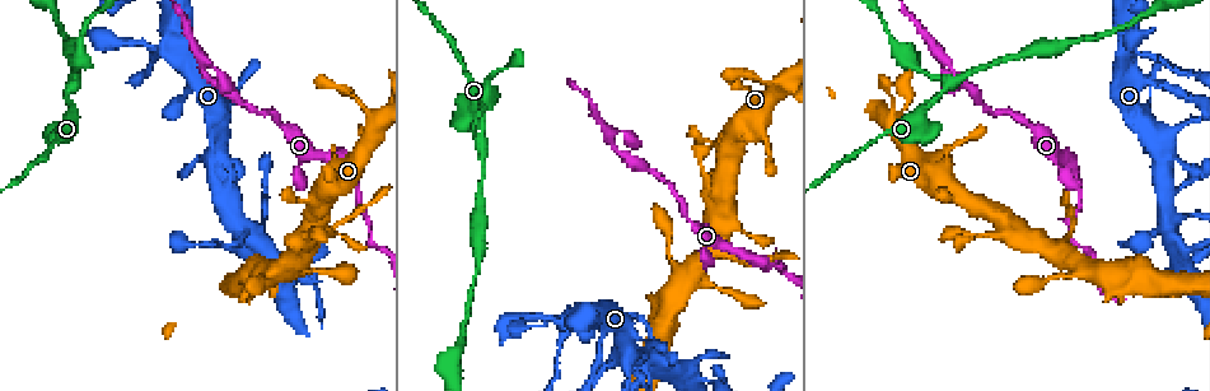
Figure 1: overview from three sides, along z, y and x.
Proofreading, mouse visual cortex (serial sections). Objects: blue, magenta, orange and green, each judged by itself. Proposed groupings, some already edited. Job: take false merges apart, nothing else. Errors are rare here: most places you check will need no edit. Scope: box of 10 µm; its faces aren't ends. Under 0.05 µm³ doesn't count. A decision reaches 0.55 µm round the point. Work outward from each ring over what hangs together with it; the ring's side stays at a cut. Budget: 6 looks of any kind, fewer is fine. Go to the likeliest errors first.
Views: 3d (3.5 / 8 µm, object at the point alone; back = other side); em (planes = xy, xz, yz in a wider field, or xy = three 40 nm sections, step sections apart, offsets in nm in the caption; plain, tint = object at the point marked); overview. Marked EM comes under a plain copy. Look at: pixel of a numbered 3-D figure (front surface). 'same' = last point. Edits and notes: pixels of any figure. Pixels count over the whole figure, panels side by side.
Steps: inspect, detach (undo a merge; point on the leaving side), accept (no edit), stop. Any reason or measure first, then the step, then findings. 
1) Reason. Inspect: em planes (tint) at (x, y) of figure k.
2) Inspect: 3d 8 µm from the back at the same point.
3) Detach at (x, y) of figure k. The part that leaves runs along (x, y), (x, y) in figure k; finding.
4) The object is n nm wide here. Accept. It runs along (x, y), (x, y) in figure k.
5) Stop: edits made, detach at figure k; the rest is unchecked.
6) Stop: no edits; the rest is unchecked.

Calibre changes. Inspect: 3d 8 µm from the back at (1078, 176) of figure 1.

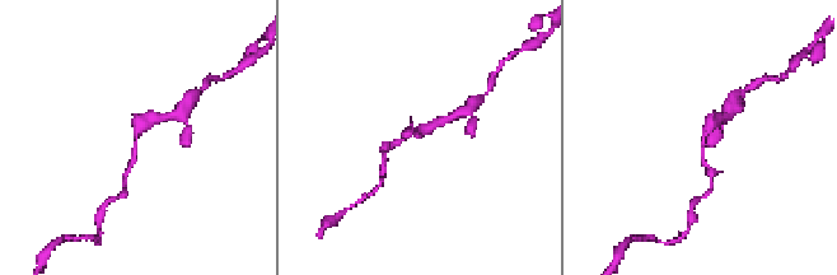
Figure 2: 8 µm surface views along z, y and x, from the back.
Inspect: 3d 3.5 µm at the same point.

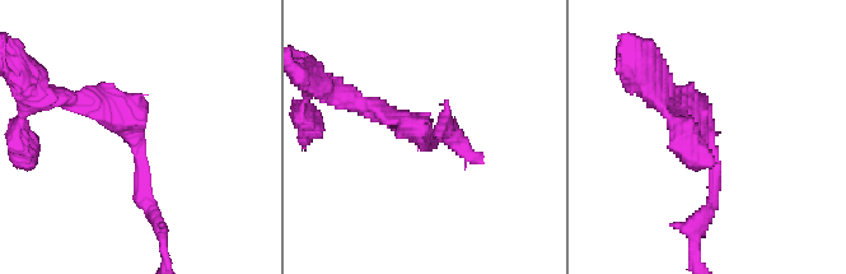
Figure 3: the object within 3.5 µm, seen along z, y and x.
Shape alone is not enough. Inspect: em planes (tint) at (418, 141) of figure 3.

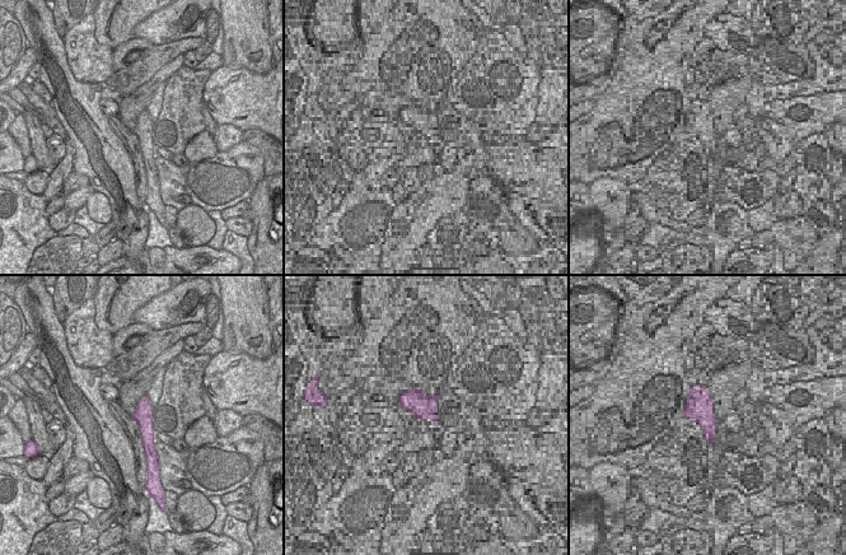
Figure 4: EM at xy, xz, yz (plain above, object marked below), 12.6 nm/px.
Accept. It runs along (76, 101), (135, 133), (155, 218) in figure 3; continuous, no second cell.

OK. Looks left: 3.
Side arm on a straight run. Inspect: 3d 3.5 µm at (949, 86) of figure 1.

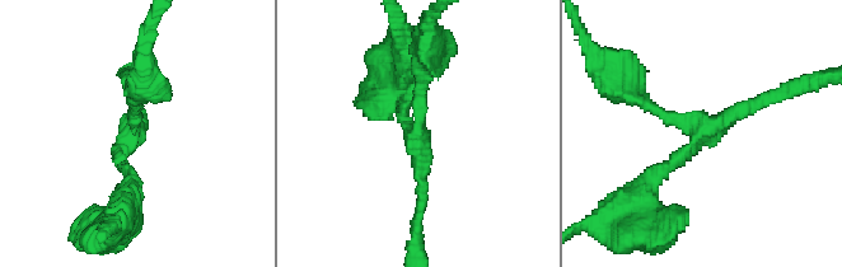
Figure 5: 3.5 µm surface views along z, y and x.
3 arms meet here; the arms are 150, 200, 200 nm wide. Inspect: em planes (tint) at (134, 135) of figure 5.

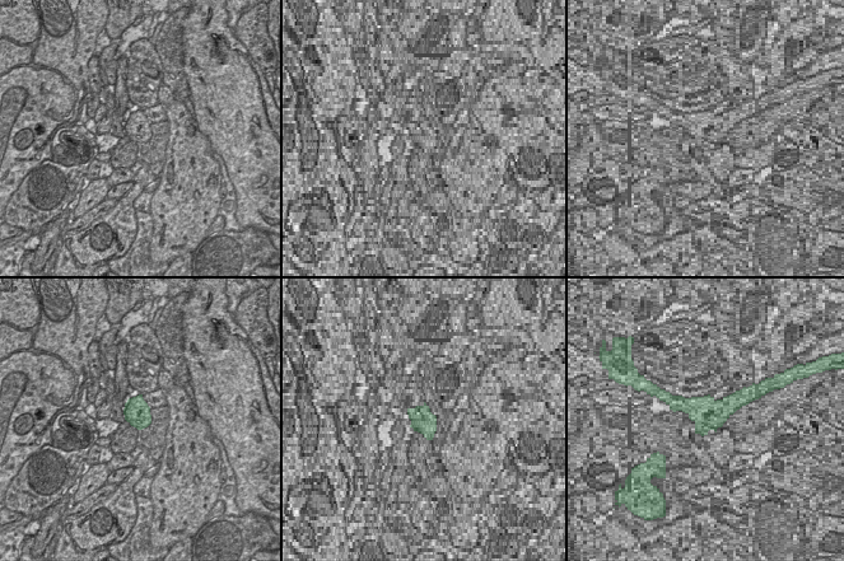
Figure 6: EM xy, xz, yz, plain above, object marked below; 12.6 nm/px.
Accept. It runs along (645, 190), (703, 131), (771, 97) in figure 5; all the same cell.

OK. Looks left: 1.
Stop: no edits; the rest is unchecked.

